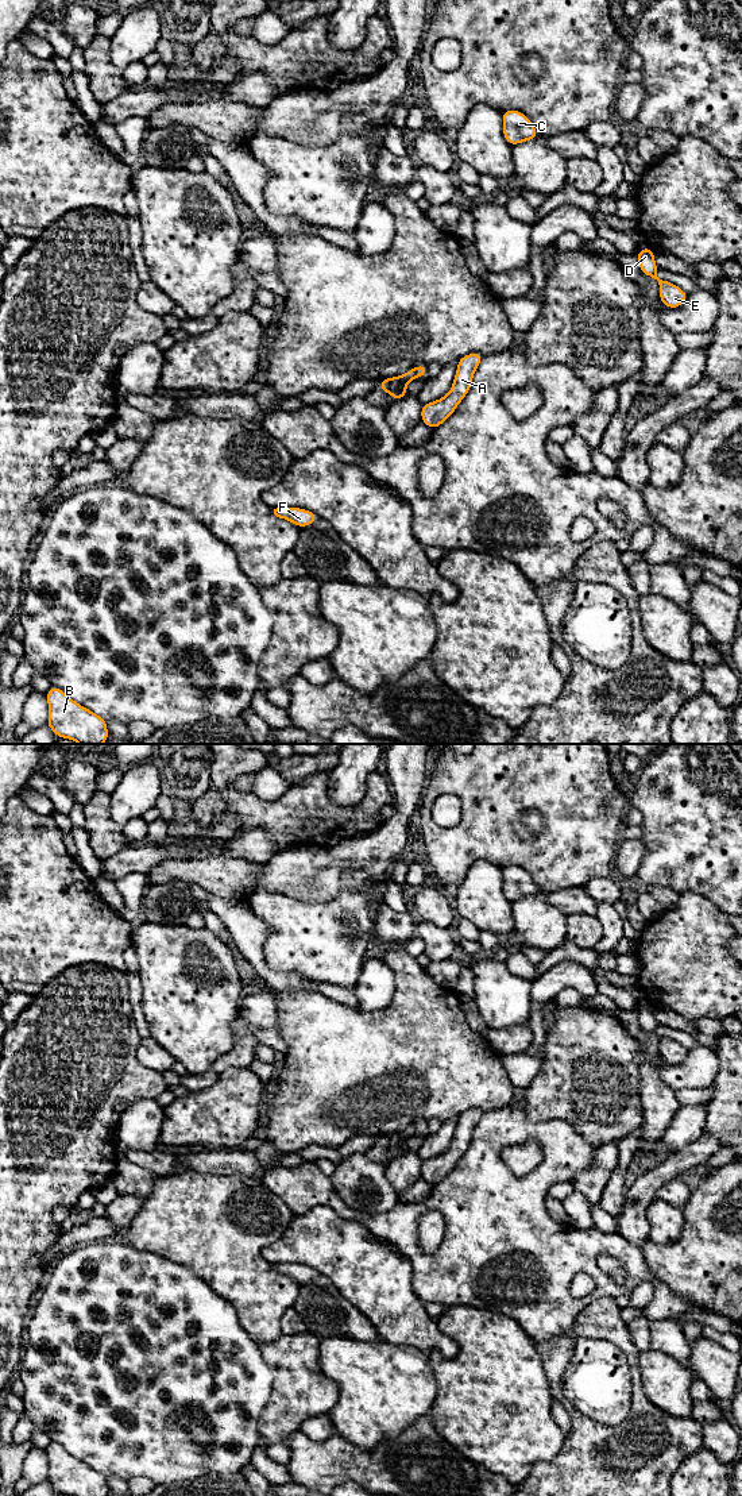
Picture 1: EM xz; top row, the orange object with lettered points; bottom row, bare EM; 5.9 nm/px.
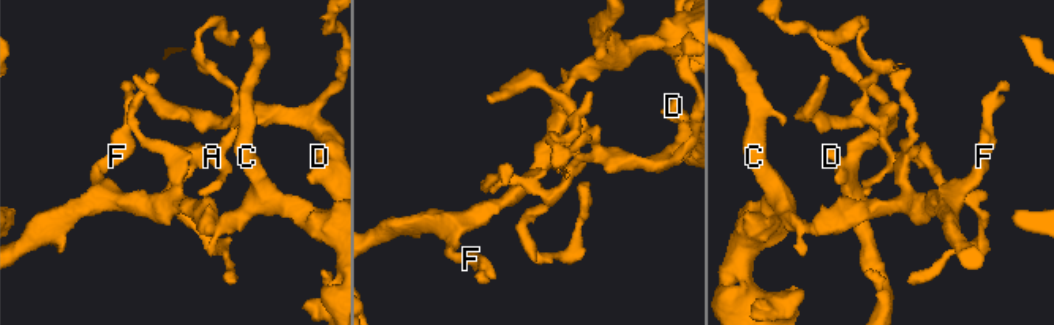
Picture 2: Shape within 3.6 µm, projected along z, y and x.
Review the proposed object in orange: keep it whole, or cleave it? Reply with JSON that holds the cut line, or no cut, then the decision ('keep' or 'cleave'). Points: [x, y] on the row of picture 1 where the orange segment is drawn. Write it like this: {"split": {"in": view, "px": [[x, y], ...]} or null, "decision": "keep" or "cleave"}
{"split": {"in": "xz", "px": [[405, 384], [397, 384], [387, 392]]}, "decision": "cleave"}

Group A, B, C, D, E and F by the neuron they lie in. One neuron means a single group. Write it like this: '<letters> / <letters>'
A D E / B C F

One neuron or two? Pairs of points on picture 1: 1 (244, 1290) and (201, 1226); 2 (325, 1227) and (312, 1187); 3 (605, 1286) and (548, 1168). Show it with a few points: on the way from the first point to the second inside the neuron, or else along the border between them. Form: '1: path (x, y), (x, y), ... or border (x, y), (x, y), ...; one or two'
1: path (239, 1273), (217, 1242); one
2: border (294, 1215), (316, 1206), (329, 1206), (346, 1219); two
3: path (578, 1256), (537, 1217), (537, 1198); one

